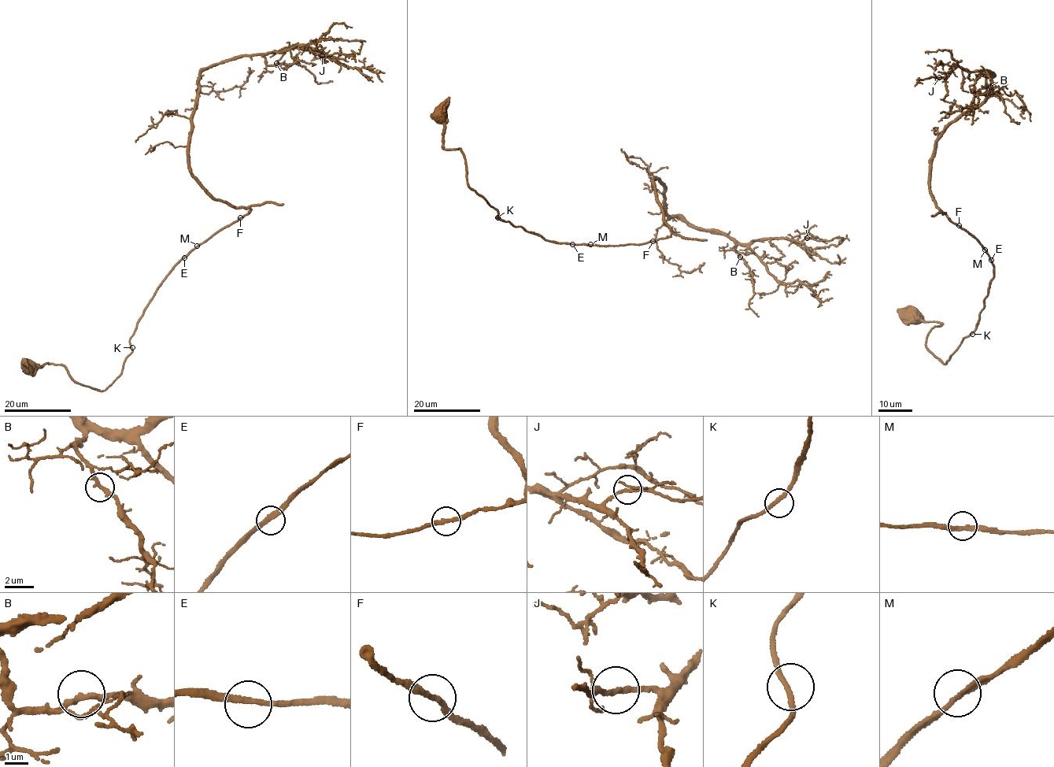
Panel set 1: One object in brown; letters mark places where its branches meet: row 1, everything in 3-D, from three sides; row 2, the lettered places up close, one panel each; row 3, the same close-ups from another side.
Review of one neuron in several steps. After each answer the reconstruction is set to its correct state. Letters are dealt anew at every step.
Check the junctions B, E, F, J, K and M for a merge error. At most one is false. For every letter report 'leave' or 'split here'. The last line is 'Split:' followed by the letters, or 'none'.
B: leave
E: leave
F: leave
J: leave
K: leave
M: leave
Split: none

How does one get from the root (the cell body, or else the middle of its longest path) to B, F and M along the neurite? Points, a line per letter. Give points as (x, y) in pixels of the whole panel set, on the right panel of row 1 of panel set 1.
B: (913, 316), (941, 323), (925, 342), (945, 364), (984, 306), (992, 261), (928, 182), (936, 138), (990, 87)
F: (913, 316), (941, 323), (925, 342), (945, 364), (975, 329), (993, 267), (976, 238), (959, 225)
M: (913, 316), (941, 323), (925, 342), (945, 364), (974, 331), (984, 306), (994, 274), (985, 250)

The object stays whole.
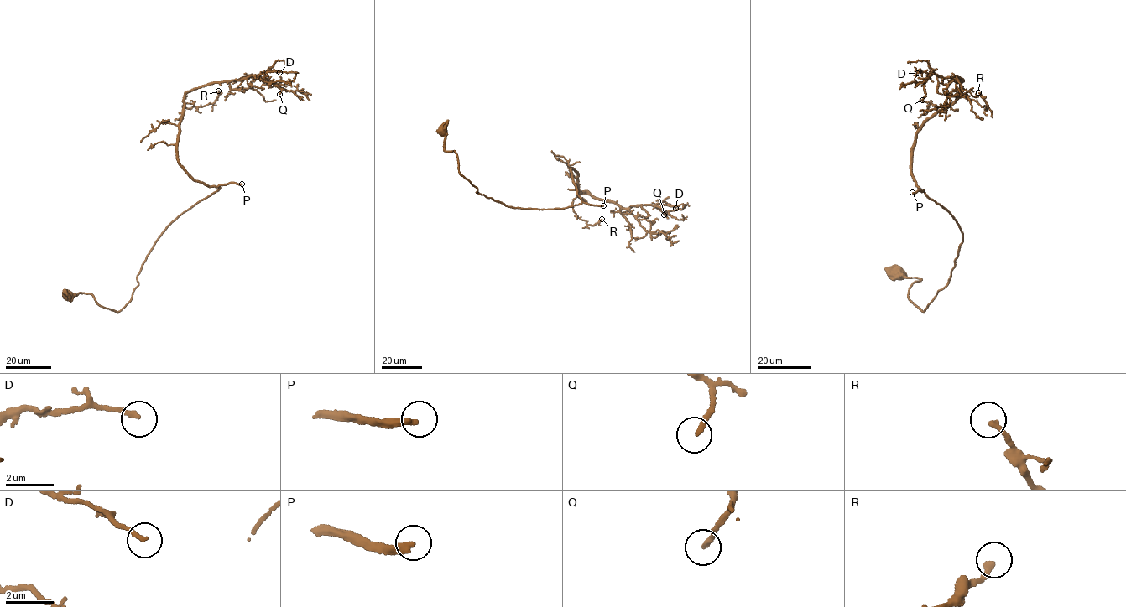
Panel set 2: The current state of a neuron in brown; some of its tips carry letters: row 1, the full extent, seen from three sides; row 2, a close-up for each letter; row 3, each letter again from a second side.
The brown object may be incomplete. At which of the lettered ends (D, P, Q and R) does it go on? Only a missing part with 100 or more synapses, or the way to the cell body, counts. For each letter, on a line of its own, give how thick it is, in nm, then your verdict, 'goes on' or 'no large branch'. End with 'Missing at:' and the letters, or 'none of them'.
D: 180 nm | no large branch
P: 300 nm | goes on
Q: 190 nm | no large branch
R: 240 nm | no large branch
Missing at: P

